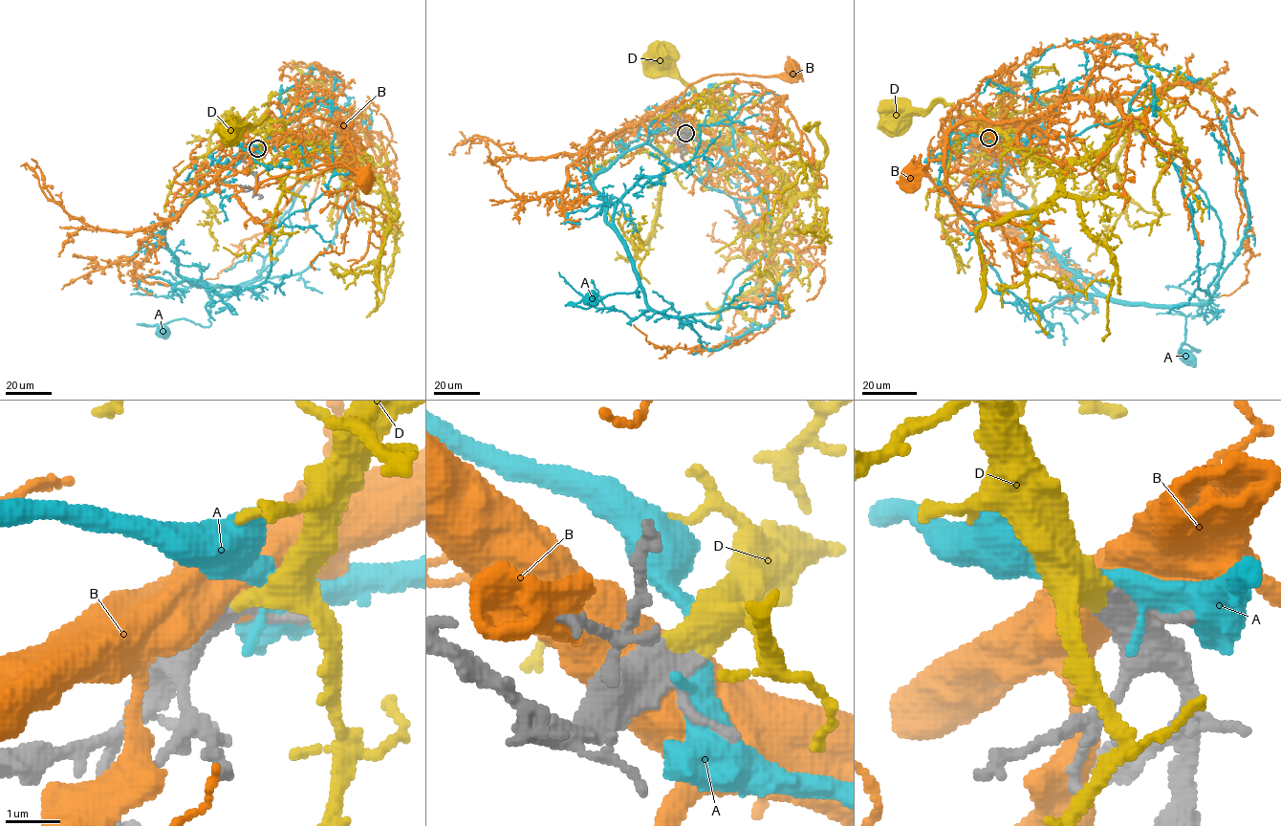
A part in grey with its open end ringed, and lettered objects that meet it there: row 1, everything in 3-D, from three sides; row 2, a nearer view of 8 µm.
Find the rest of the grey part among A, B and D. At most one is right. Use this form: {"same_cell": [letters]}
{"same_cell": ["D"]}

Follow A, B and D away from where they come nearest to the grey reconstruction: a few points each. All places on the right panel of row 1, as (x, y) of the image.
A: (990, 138), (1133, 117), (1197, 184), (1224, 242), (1209, 300), (1171, 308), (1187, 357)
B: (989, 139), (999, 130), (1009, 133), (989, 163), (950, 190), (941, 191), (919, 168), (920, 155), (908, 175)
D: (988, 138), (982, 119), (963, 116), (952, 104), (942, 100), (928, 109), (901, 109), (896, 114)

